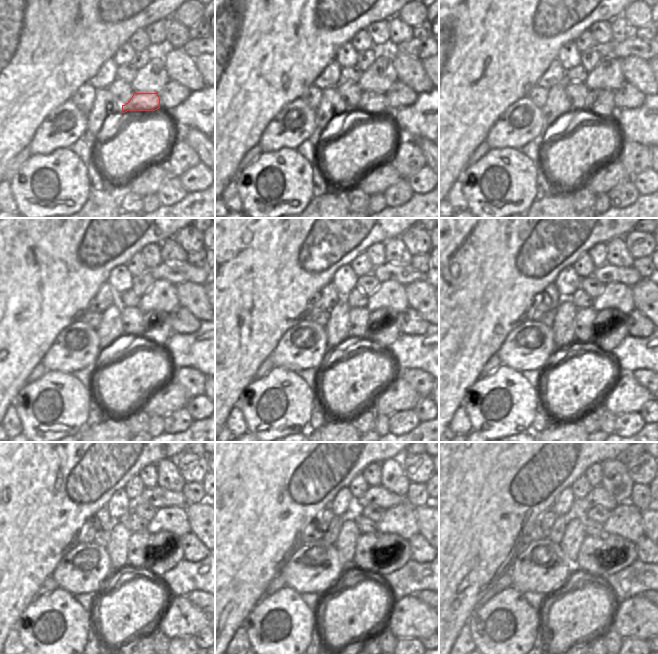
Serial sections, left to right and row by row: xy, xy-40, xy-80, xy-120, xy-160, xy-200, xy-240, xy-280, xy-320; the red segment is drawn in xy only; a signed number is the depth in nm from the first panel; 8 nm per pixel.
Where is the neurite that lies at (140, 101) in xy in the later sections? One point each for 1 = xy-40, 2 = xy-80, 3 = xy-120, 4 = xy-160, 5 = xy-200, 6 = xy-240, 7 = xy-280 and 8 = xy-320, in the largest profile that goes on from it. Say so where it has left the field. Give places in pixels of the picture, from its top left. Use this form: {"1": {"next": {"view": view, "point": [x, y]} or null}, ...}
{"1": {"next": {"view": "xy-40", "point": [372, 103]}}, "2": {"next": {"view": "xy-80", "point": [600, 102]}}, "3": {"next": {"view": "xy-120", "point": [156, 328]}}, "4": {"next": {"view": "xy-160", "point": [383, 326]}}, "5": {"next": {"view": "xy-200", "point": [611, 325]}}, "6": {"next": {"view": "xy-240", "point": [166, 552]}}, "7": {"next": {"view": "xy-280", "point": [397, 554]}}, "8": {"next": {"view": "xy-320", "point": [623, 551]}}}

